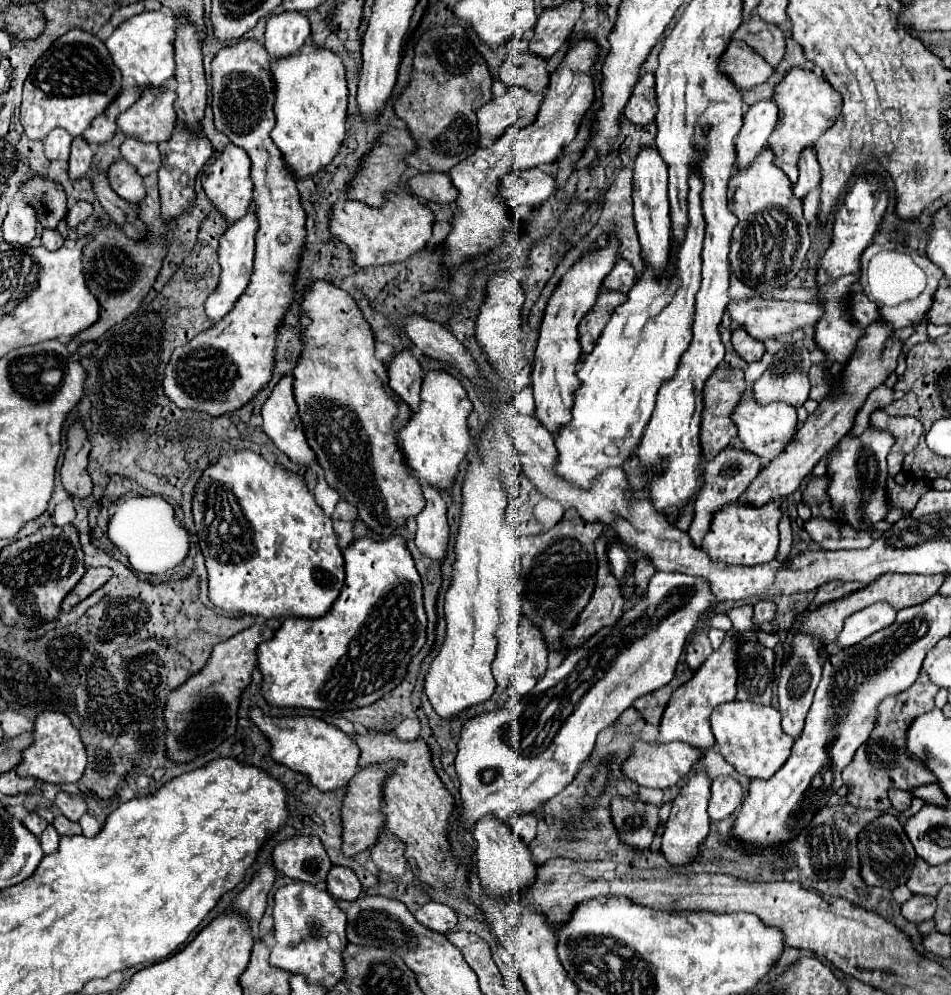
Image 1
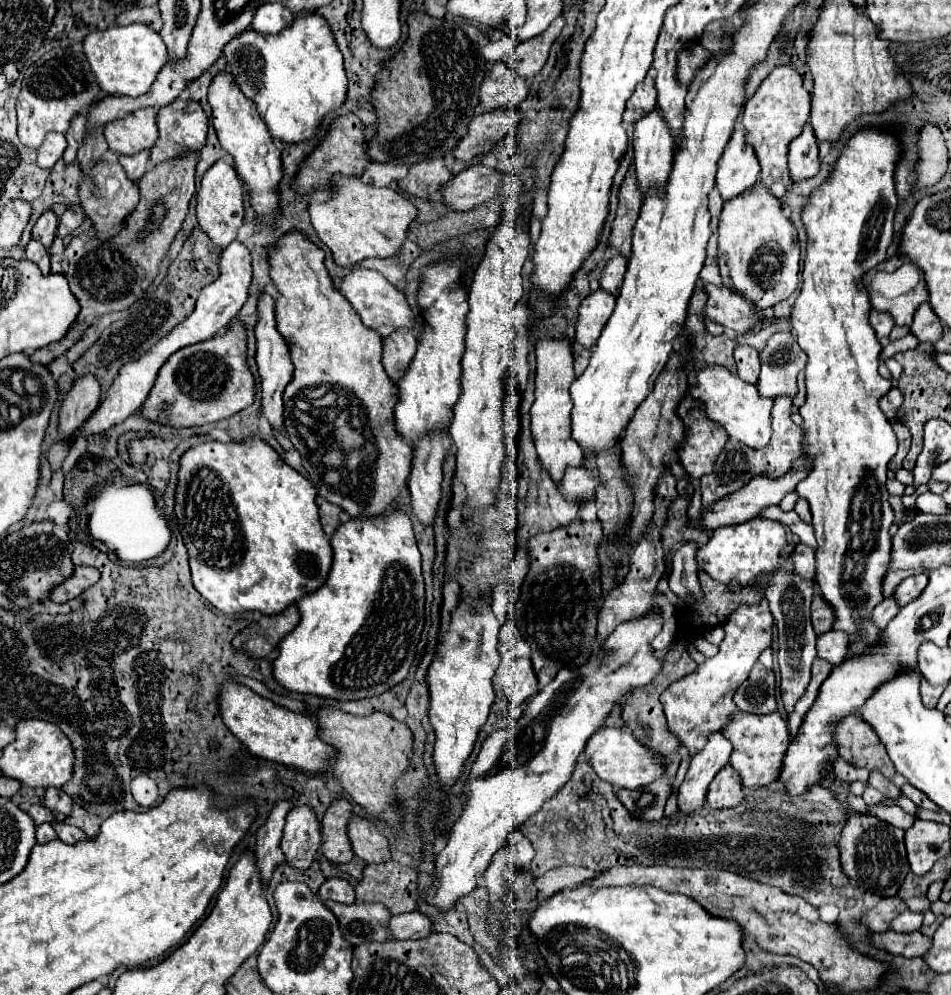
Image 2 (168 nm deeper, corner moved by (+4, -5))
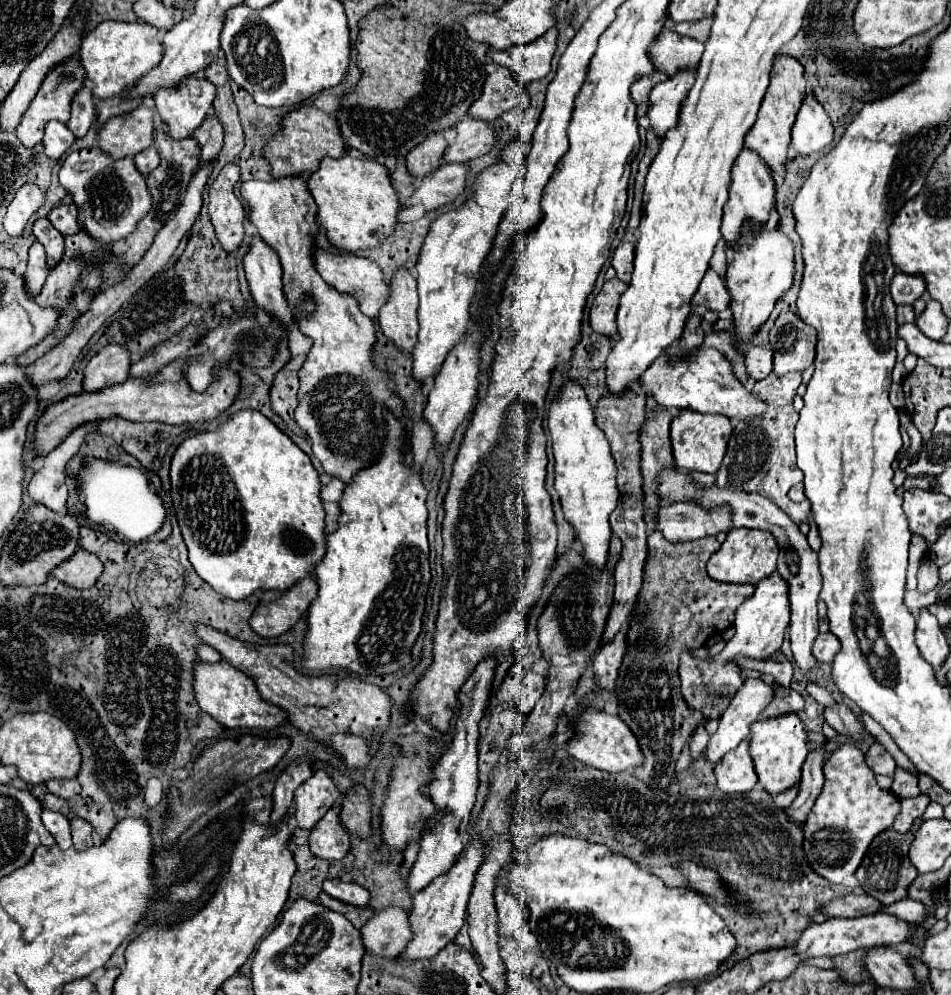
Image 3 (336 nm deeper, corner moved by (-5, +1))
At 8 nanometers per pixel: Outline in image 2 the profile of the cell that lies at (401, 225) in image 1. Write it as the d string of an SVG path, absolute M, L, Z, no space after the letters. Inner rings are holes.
M339 177L333 193L315 191L309 201L311 223L319 239L331 249L333 259L339 267L351 267L371 257L397 255L405 243L411 221L417 217L417 207L401 193L389 187L365 185L361 179Z

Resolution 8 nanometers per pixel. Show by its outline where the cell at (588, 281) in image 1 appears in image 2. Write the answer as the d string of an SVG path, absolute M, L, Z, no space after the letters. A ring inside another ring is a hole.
M541 337L535 343L535 401L531 405L531 435L539 453L541 465L549 471L553 481L563 477L565 467L581 467L583 451L575 439L571 439L571 397L569 385L575 379L573 371L573 353L567 337Z

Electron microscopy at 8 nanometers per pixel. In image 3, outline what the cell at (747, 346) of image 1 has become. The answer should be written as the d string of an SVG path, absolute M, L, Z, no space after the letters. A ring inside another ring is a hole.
M750 347L746 353L746 369L754 381L768 377L772 371L772 351L768 347Z

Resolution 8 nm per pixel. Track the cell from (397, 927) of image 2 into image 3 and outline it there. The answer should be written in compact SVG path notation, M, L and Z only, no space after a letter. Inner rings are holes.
M400 907L376 911L360 933L366 953L392 959L398 957L398 953L404 951L404 945L412 939L412 929L408 929L408 913Z

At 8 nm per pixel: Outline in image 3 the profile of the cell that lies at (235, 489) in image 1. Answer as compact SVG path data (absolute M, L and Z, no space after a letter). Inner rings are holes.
M240 409L218 431L184 439L170 461L170 483L188 559L194 571L224 597L246 599L256 589L288 589L324 557L324 509L318 471L310 457L260 411Z

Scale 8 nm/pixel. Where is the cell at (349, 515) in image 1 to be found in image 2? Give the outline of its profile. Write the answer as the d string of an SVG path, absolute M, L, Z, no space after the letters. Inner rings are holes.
M323 503L319 507L319 515L321 515L321 523L323 523L323 531L331 537L337 527L341 525L341 513L343 509L337 507L337 505L331 505L331 503Z

